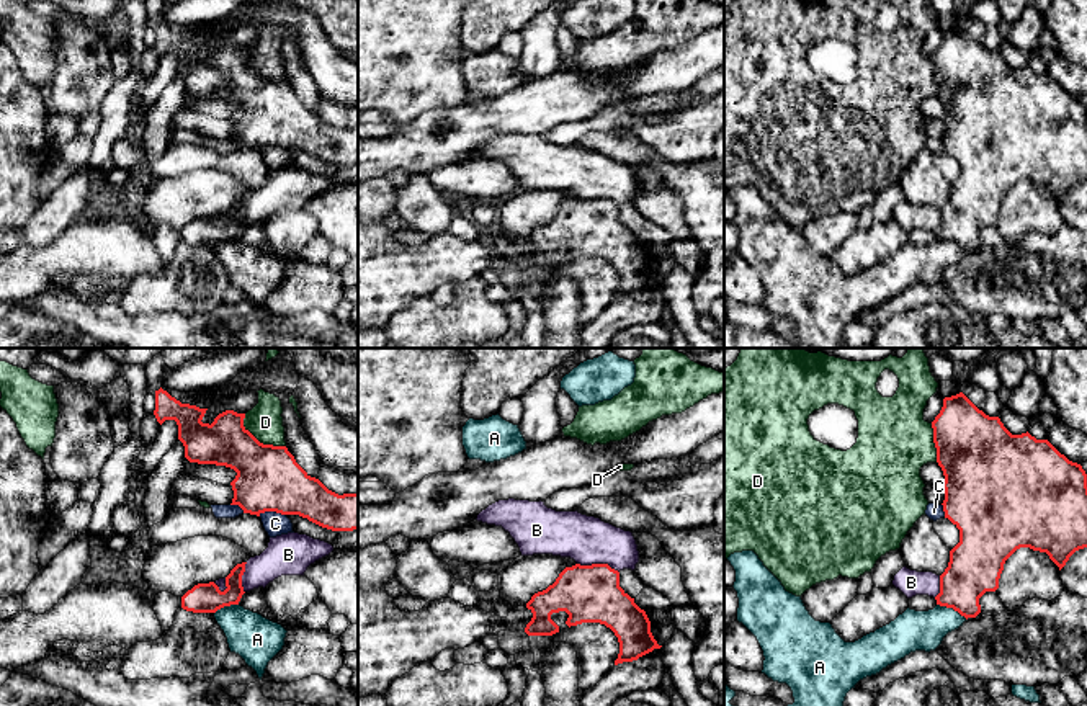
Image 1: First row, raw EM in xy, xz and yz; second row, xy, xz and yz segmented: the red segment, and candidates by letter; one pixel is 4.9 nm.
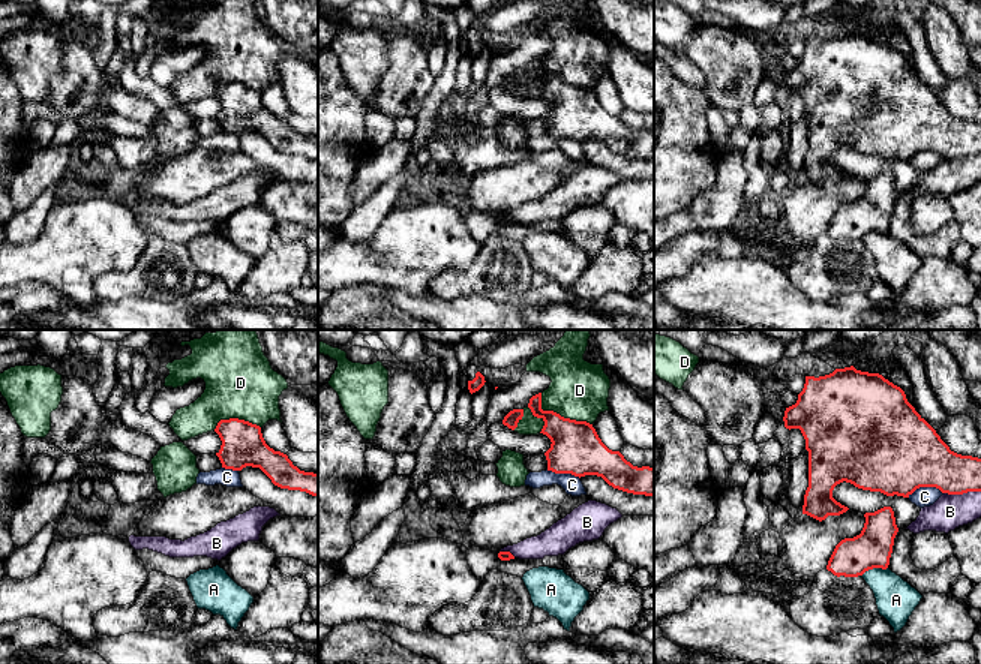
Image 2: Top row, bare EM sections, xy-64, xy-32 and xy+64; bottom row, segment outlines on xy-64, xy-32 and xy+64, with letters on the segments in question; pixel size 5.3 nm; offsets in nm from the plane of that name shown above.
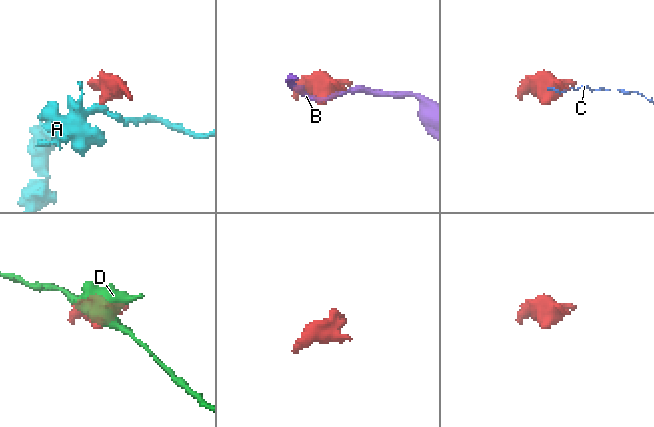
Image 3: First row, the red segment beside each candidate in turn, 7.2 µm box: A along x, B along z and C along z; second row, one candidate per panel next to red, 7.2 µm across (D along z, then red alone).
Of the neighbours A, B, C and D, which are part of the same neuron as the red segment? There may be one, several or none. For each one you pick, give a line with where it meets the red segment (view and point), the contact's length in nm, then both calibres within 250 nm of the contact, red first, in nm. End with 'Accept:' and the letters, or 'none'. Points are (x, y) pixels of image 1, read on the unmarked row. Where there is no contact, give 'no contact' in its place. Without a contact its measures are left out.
Accept: none

